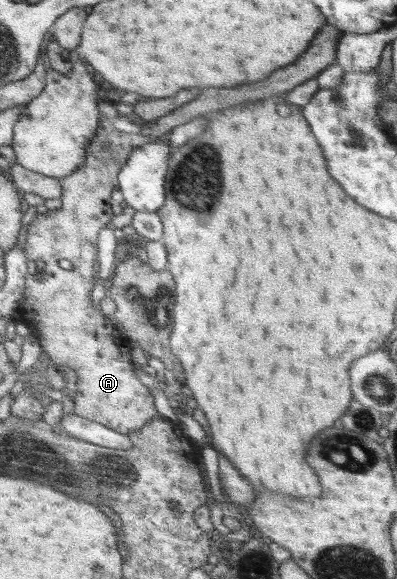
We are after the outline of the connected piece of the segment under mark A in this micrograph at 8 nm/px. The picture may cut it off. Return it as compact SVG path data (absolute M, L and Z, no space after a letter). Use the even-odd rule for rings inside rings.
M325 26L318 32L318 36L310 43L310 48L306 50L297 61L293 61L291 66L285 66L283 70L275 70L271 78L259 80L259 82L245 82L237 84L231 88L205 88L199 98L191 100L188 104L171 111L165 116L146 121L134 112L125 111L119 113L109 100L99 100L99 126L95 136L90 138L86 144L86 160L82 162L79 168L75 169L70 175L59 179L62 186L61 208L47 211L44 214L38 214L27 227L25 246L23 250L29 259L29 274L26 276L24 293L20 303L20 312L24 313L24 323L30 324L32 330L39 341L40 347L47 353L50 362L57 364L64 370L74 370L79 376L77 380L77 394L75 396L76 408L74 413L77 416L87 420L98 422L103 426L111 428L126 435L131 431L141 429L147 422L161 417L157 414L153 406L153 398L149 394L149 389L141 384L141 381L135 378L133 374L133 364L131 364L130 341L117 332L117 328L111 324L109 316L103 313L97 313L91 306L89 294L93 290L93 274L95 274L95 252L97 252L97 236L103 230L107 229L107 222L111 222L111 192L117 186L117 174L120 173L123 166L126 165L128 158L136 148L144 144L156 142L160 136L167 134L176 126L186 124L189 120L194 120L201 115L205 116L207 112L213 110L225 110L229 106L237 106L243 102L251 100L261 100L269 97L275 97L277 94L286 94L292 88L307 82L309 79L317 78L322 70L325 70L332 64L337 57L337 46L339 38L343 36L343 31L333 29L331 26ZM65 258L71 261L73 269L71 271L59 267L59 260Z

